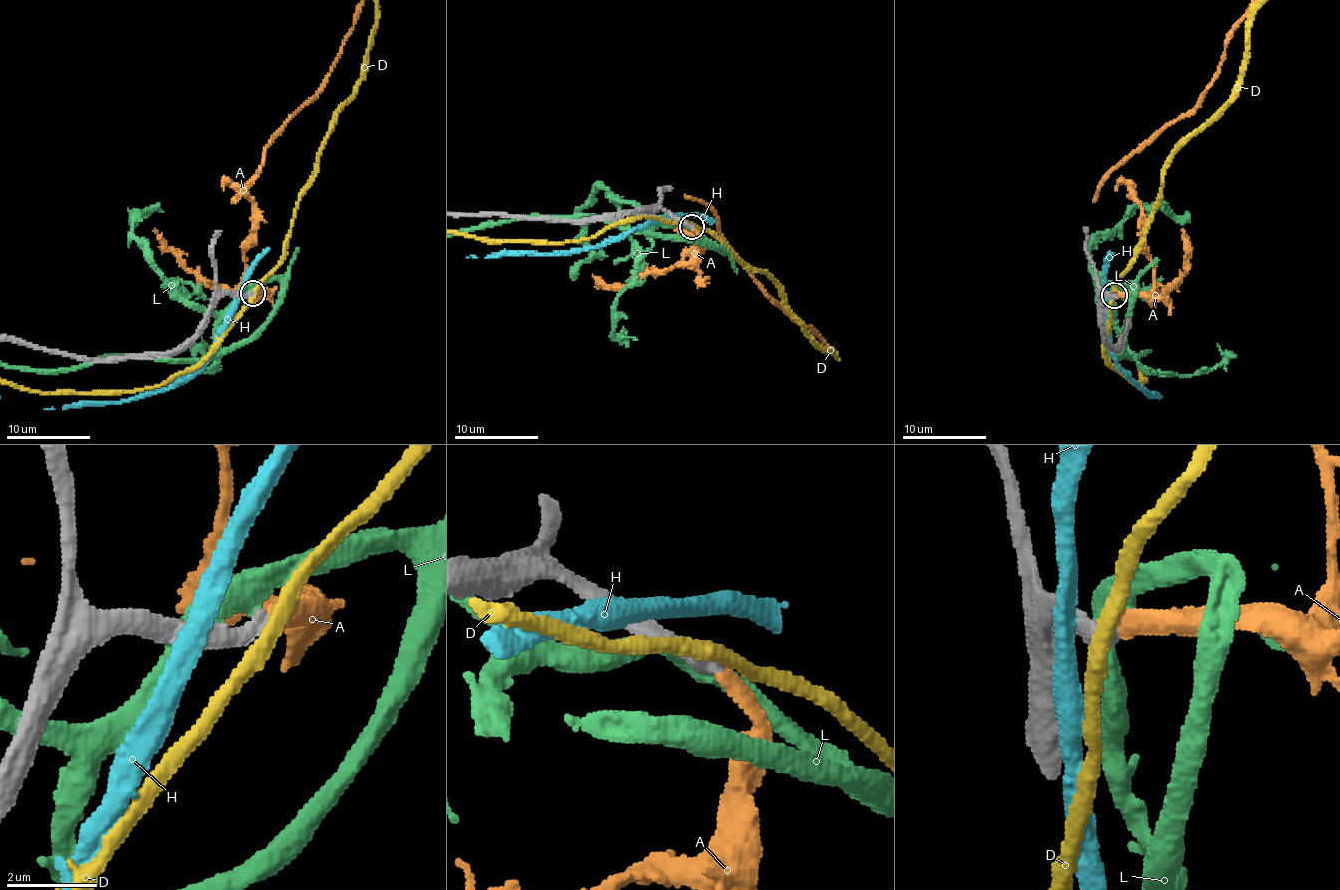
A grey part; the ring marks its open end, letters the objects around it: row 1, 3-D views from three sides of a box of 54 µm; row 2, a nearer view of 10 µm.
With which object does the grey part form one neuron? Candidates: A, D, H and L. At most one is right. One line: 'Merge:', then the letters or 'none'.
Merge: A

